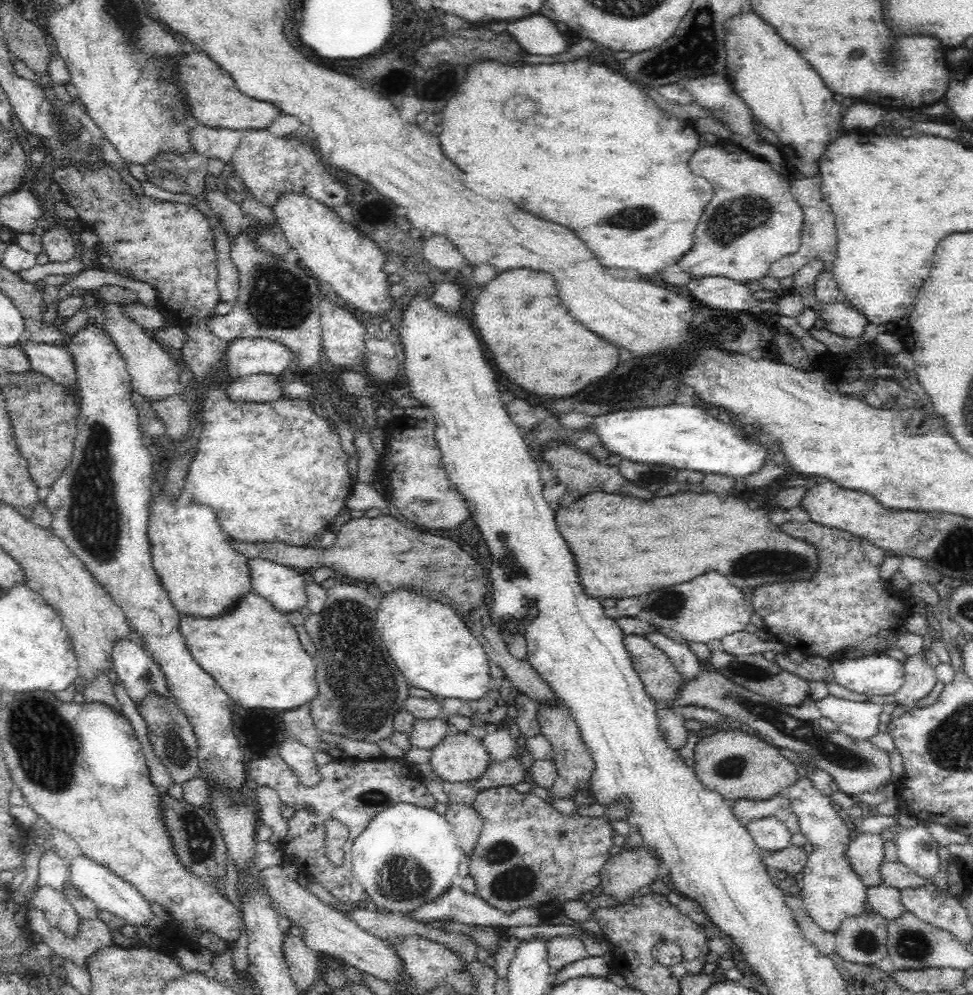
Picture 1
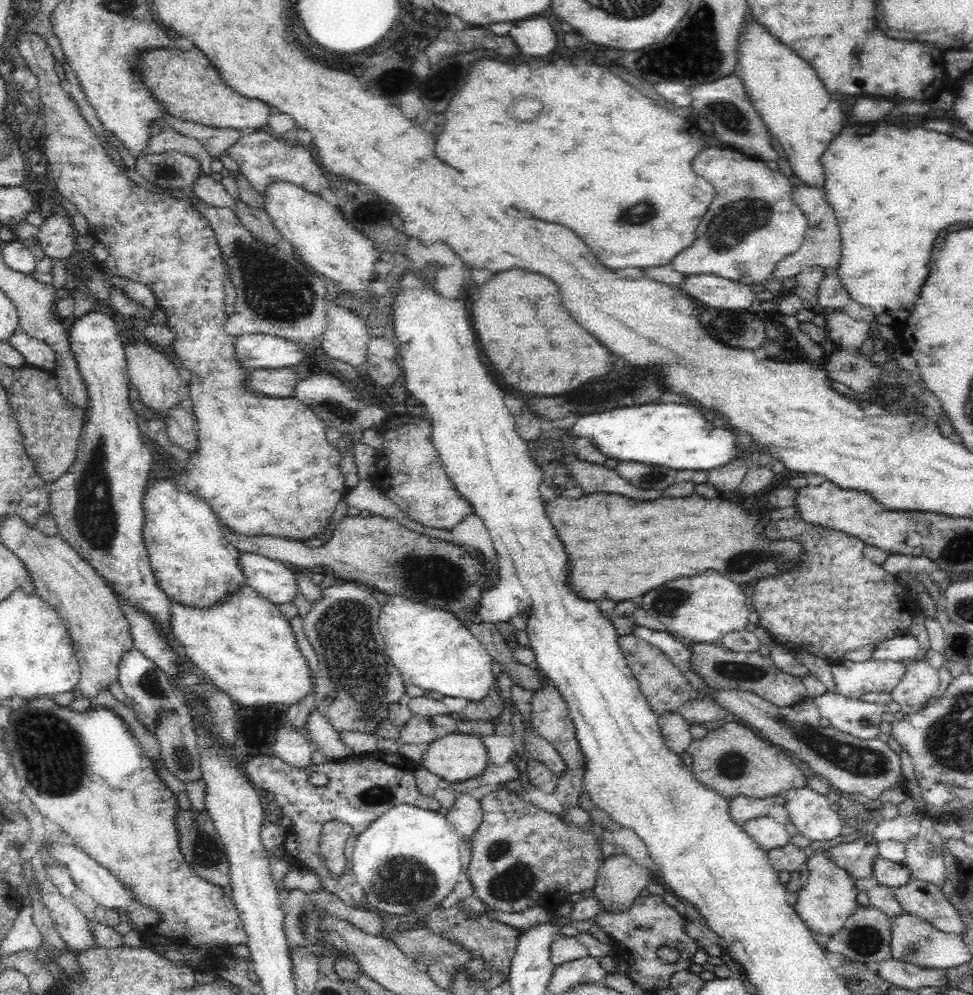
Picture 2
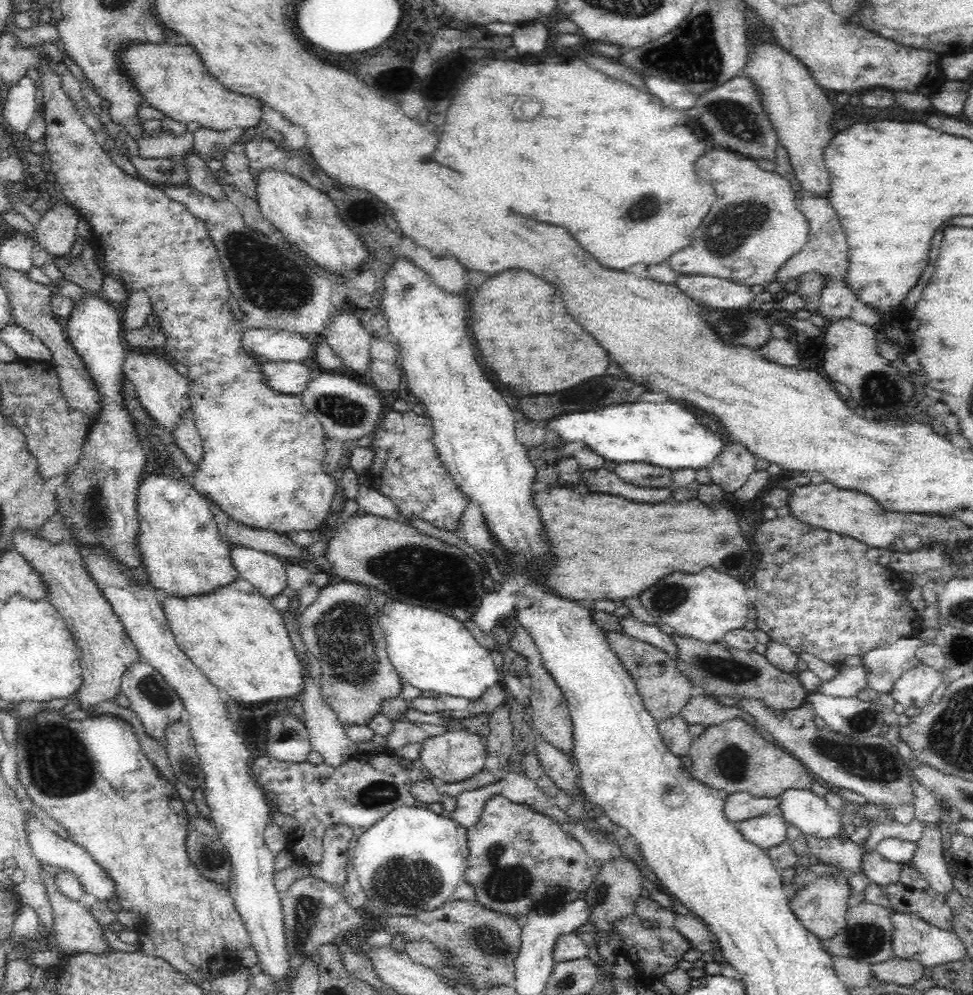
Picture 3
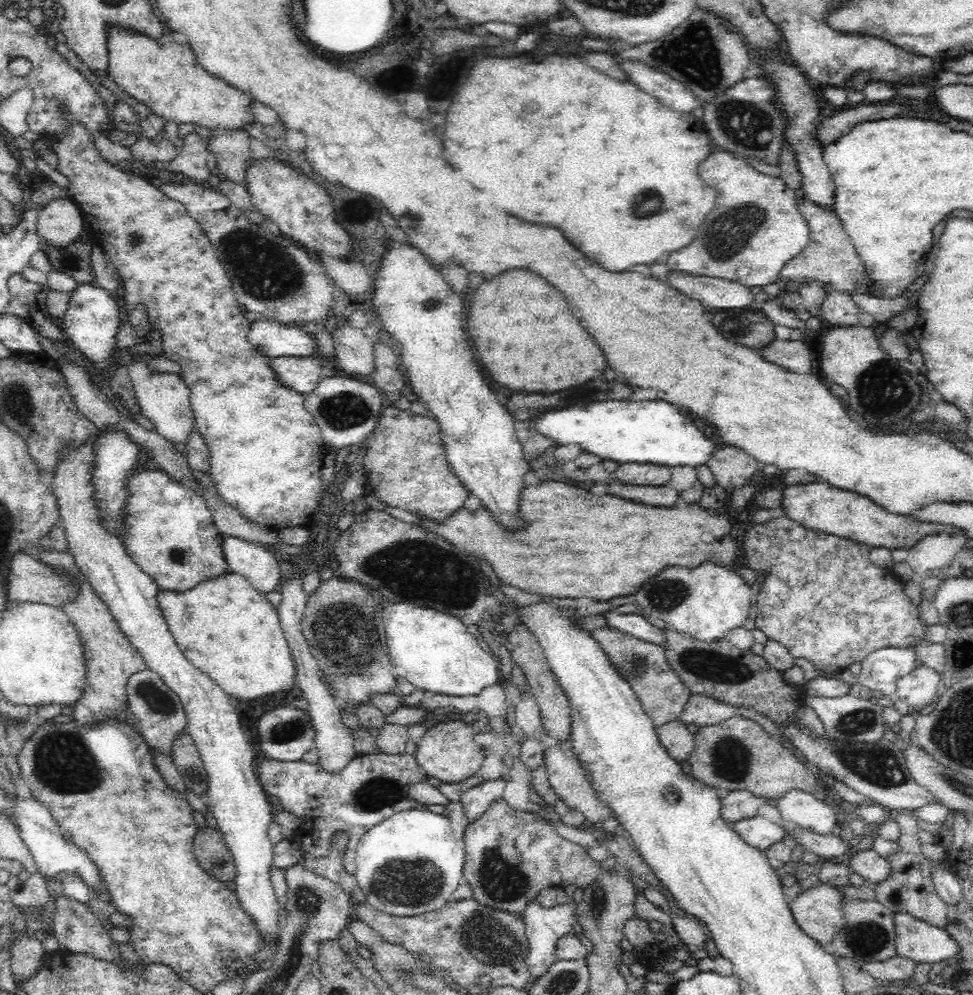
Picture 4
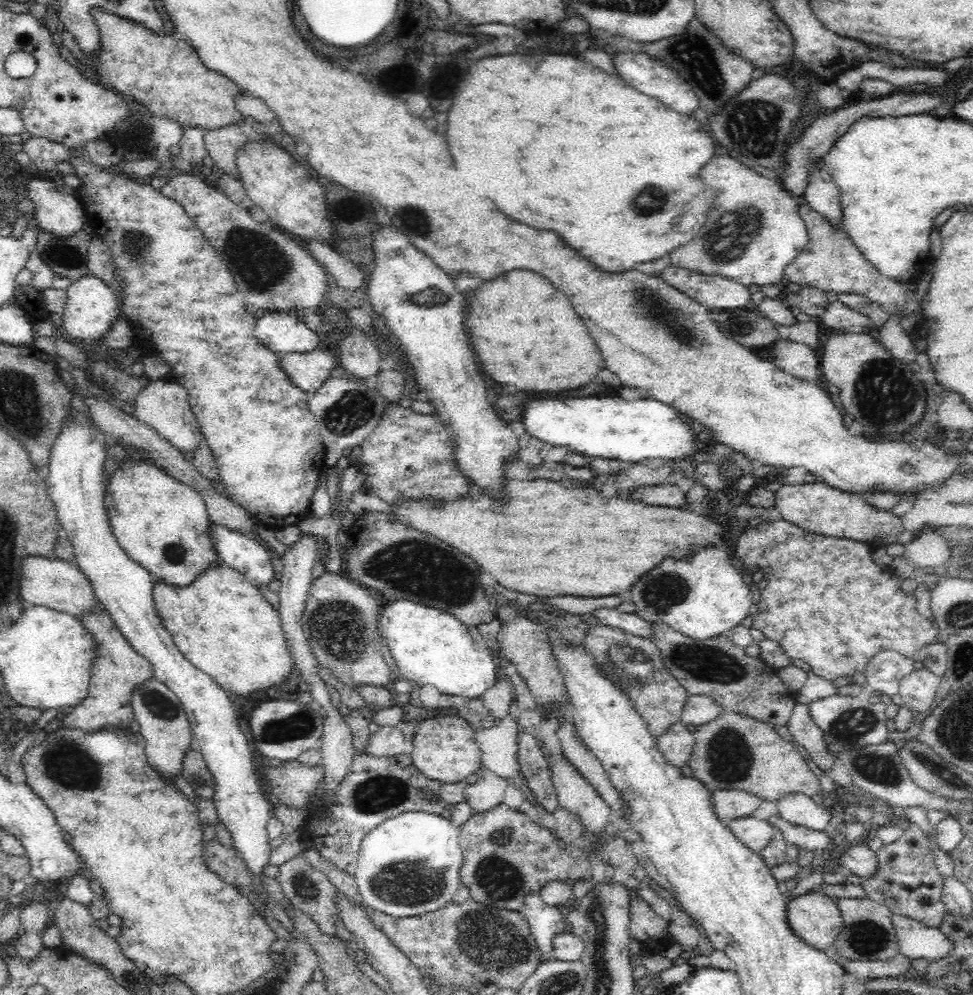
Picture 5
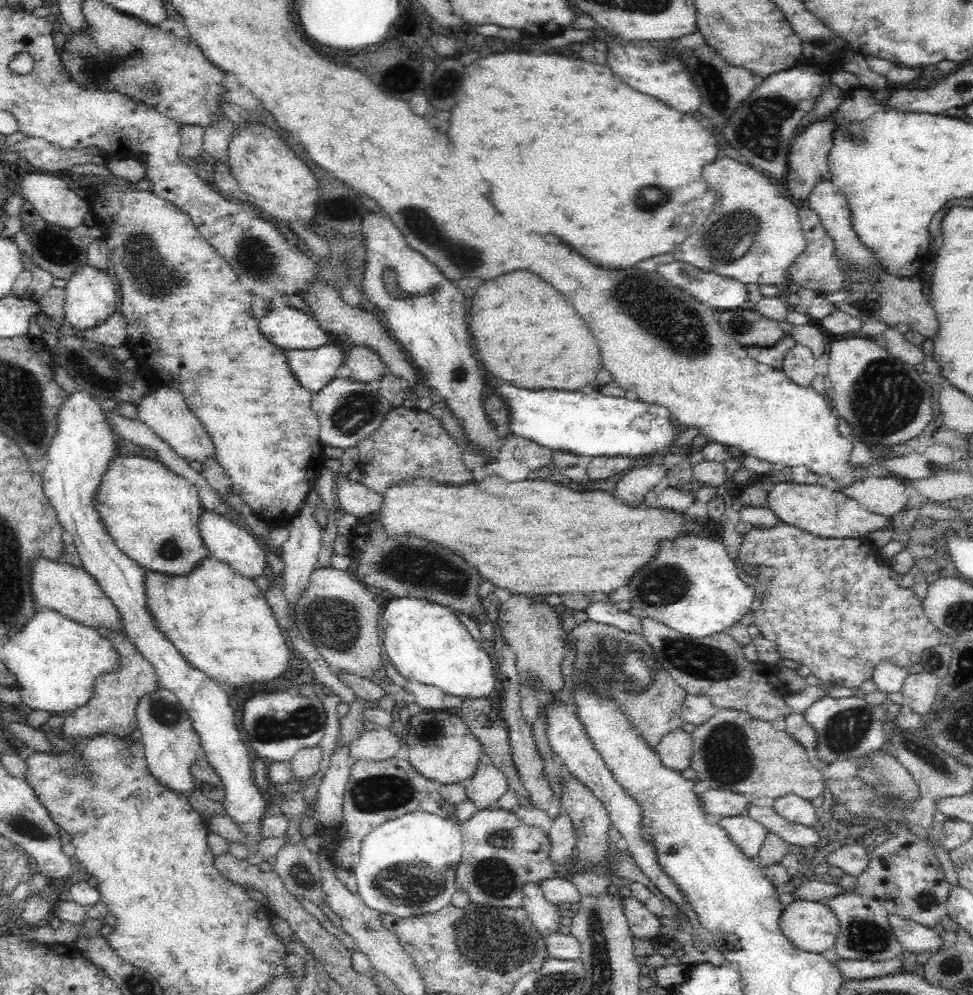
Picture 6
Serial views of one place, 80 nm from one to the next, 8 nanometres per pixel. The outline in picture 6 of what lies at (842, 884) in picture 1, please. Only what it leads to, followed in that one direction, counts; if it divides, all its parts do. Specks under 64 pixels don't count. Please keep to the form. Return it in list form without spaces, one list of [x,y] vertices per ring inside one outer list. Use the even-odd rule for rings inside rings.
[[[790,793],[775,799],[773,809],[788,822],[819,828],[814,823],[815,808],[808,799],[803,799],[800,795]],[[793,901],[781,914],[779,926],[791,946],[821,955],[832,954],[839,934],[836,915],[825,902]]]

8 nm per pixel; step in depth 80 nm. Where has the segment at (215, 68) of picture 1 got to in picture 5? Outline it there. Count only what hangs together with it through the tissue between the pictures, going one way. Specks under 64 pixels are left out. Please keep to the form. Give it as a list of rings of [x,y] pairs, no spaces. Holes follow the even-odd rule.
[[[94,6],[91,14],[95,26],[99,29],[101,47],[96,56],[96,60],[100,62],[92,62],[92,66],[96,68],[96,76],[102,84],[126,96],[132,96],[134,102],[143,105],[152,114],[170,118],[182,126],[200,127],[206,131],[235,126],[236,118],[240,118],[241,112],[234,104],[234,96],[238,96],[242,90],[224,75],[206,69],[196,49],[188,40],[150,31],[139,22],[128,21],[127,18],[105,12],[99,6]]]

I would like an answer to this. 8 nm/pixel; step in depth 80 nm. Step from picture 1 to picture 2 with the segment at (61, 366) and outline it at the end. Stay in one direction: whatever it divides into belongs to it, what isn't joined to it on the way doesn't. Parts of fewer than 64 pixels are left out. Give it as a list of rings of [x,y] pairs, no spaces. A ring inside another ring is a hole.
[[[20,327],[12,333],[8,344],[16,349],[28,365],[37,366],[46,369],[54,374],[56,368],[56,353],[45,342],[32,338],[32,335],[26,334]]]

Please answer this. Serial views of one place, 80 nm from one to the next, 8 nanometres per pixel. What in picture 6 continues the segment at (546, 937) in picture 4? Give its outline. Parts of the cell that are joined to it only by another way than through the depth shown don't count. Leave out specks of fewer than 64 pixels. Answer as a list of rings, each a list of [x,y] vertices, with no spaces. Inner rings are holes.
[[[527,884],[523,887],[522,893],[522,907],[526,909],[530,922],[536,926],[536,931],[542,937],[556,933],[559,930],[561,916],[558,907],[550,904],[544,897],[542,886]]]

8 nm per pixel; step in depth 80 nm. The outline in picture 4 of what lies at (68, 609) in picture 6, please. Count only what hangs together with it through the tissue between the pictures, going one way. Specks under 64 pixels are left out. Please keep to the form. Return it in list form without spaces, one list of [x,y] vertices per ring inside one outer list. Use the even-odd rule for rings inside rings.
[[[18,553],[10,559],[5,592],[7,593],[7,600],[12,603],[47,603],[60,609],[65,605],[66,600],[76,596],[78,590],[76,580],[69,580],[68,576],[61,576],[57,569],[41,564],[41,561],[29,553]]]

